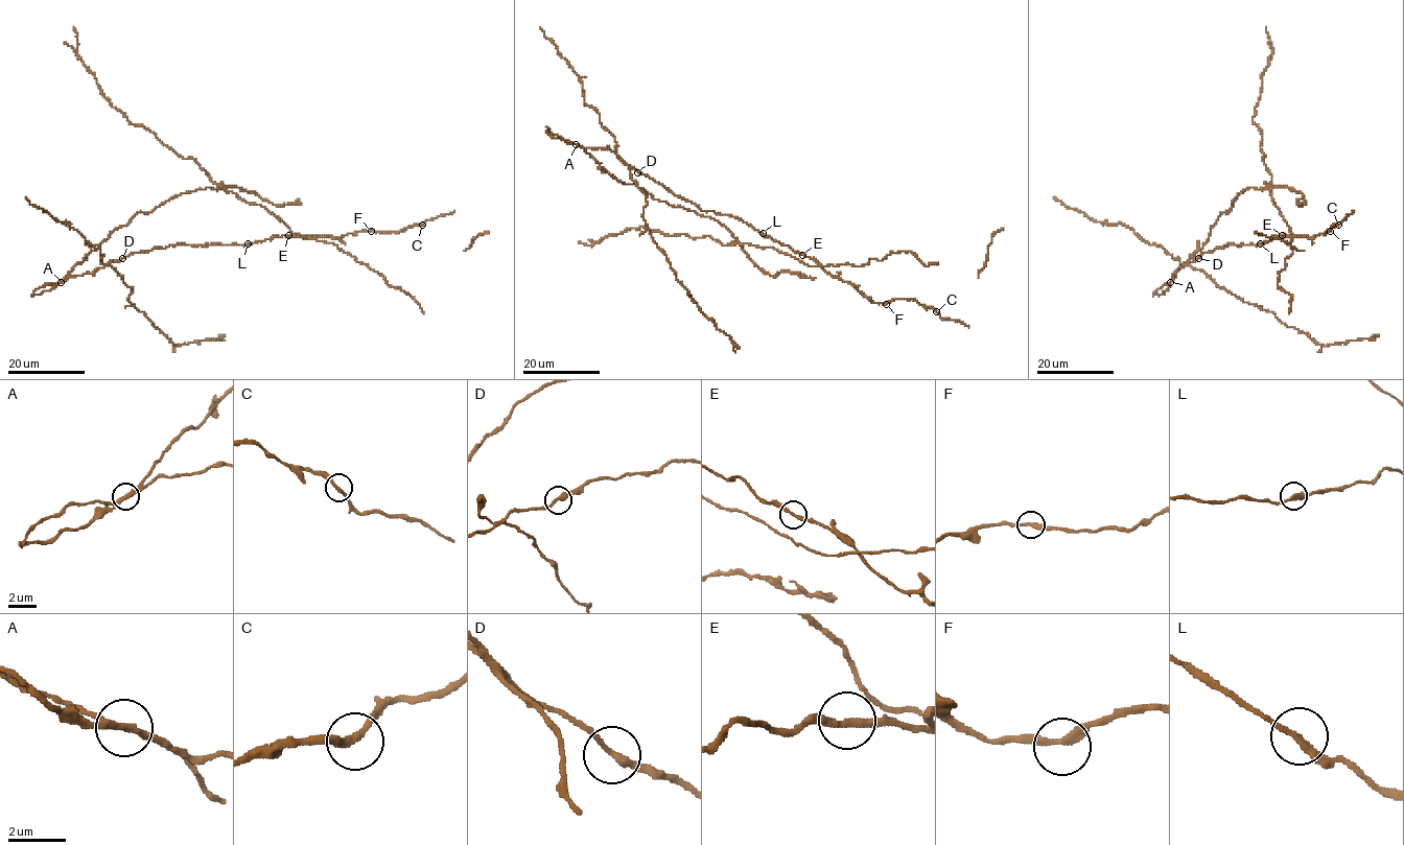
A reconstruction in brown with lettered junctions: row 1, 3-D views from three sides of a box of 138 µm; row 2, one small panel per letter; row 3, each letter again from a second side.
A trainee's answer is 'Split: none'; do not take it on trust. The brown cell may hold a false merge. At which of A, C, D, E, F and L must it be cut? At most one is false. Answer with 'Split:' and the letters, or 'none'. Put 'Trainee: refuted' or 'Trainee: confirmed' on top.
Trainee: refuted
Split: A

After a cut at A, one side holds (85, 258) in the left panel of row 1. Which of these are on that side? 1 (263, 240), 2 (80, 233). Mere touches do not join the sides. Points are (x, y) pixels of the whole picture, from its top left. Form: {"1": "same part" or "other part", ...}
{"1": "other part", "2": "other part"}

